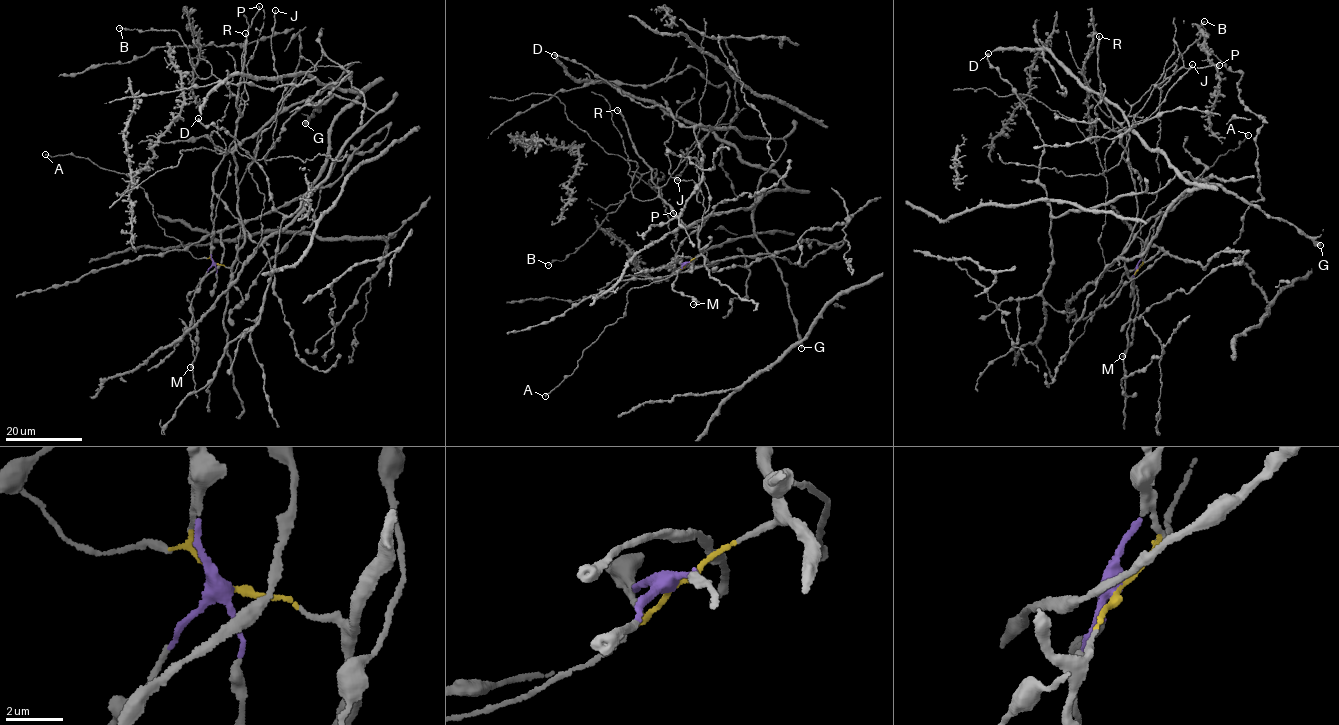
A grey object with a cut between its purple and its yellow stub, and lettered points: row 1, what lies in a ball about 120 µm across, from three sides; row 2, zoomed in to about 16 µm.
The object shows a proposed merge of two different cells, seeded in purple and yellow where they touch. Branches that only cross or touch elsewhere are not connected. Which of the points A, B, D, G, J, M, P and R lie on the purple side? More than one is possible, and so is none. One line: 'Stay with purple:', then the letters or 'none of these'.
Stay with purple: D, G, M

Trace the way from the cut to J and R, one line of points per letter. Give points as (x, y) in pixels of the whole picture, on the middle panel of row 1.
J: (687, 263), (700, 251), (699, 227), (687, 228), (659, 194), (684, 154), (681, 150), (688, 153), (677, 180)
R: (687, 263), (700, 251), (699, 227), (687, 228), (660, 196), (650, 168), (636, 152), (616, 110)

